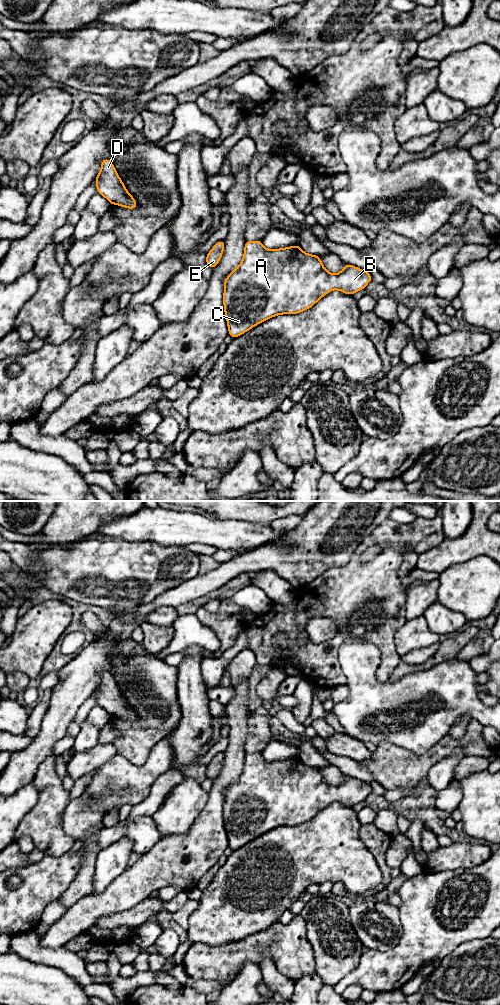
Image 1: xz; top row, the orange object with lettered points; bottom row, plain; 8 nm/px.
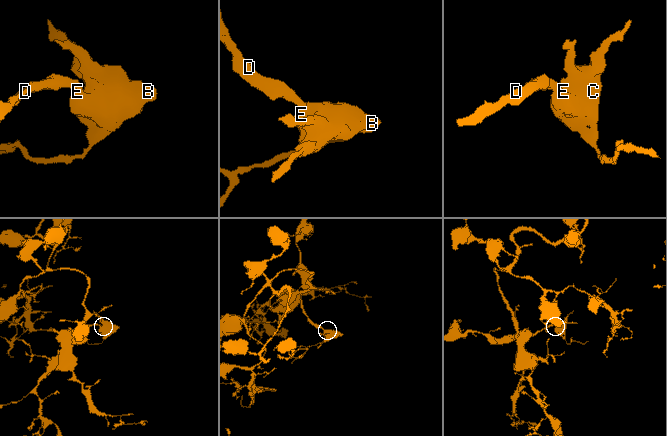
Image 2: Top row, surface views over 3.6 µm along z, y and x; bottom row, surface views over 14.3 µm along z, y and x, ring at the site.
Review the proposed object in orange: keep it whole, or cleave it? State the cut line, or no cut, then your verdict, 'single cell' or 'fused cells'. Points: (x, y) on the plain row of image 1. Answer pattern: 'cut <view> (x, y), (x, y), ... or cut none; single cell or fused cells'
cut none; single cell

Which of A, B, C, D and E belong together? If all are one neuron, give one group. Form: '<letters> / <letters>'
A B C D E

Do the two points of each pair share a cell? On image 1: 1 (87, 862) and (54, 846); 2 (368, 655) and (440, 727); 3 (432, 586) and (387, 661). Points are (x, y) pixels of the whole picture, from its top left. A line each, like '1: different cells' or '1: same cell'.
1: different cells
2: same cell
3: different cells

